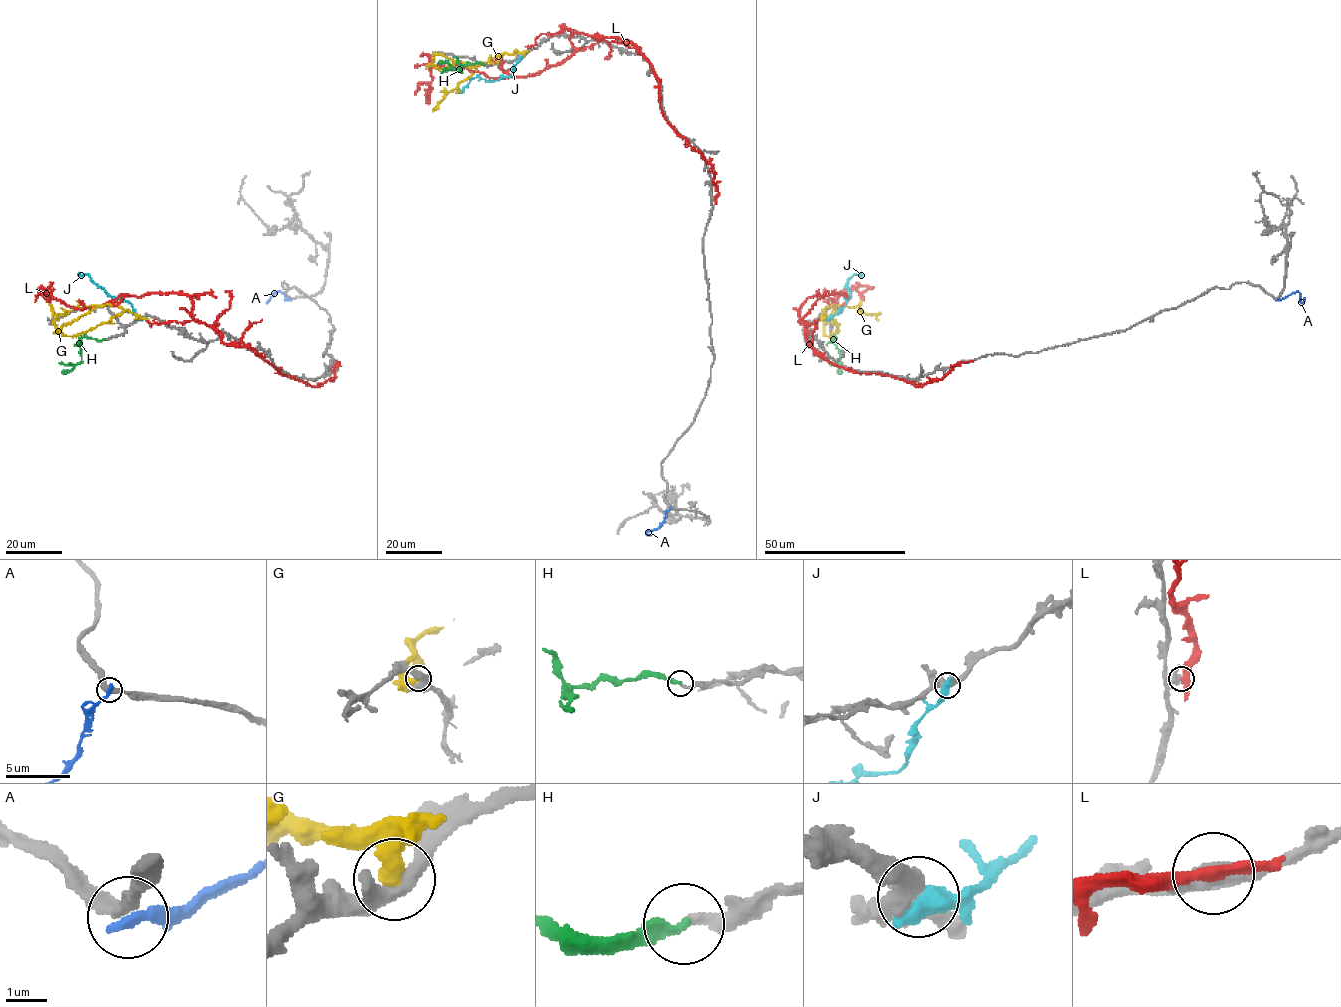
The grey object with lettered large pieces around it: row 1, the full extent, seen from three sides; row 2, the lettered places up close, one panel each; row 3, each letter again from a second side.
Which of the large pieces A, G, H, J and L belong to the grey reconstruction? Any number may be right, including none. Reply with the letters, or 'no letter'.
H

